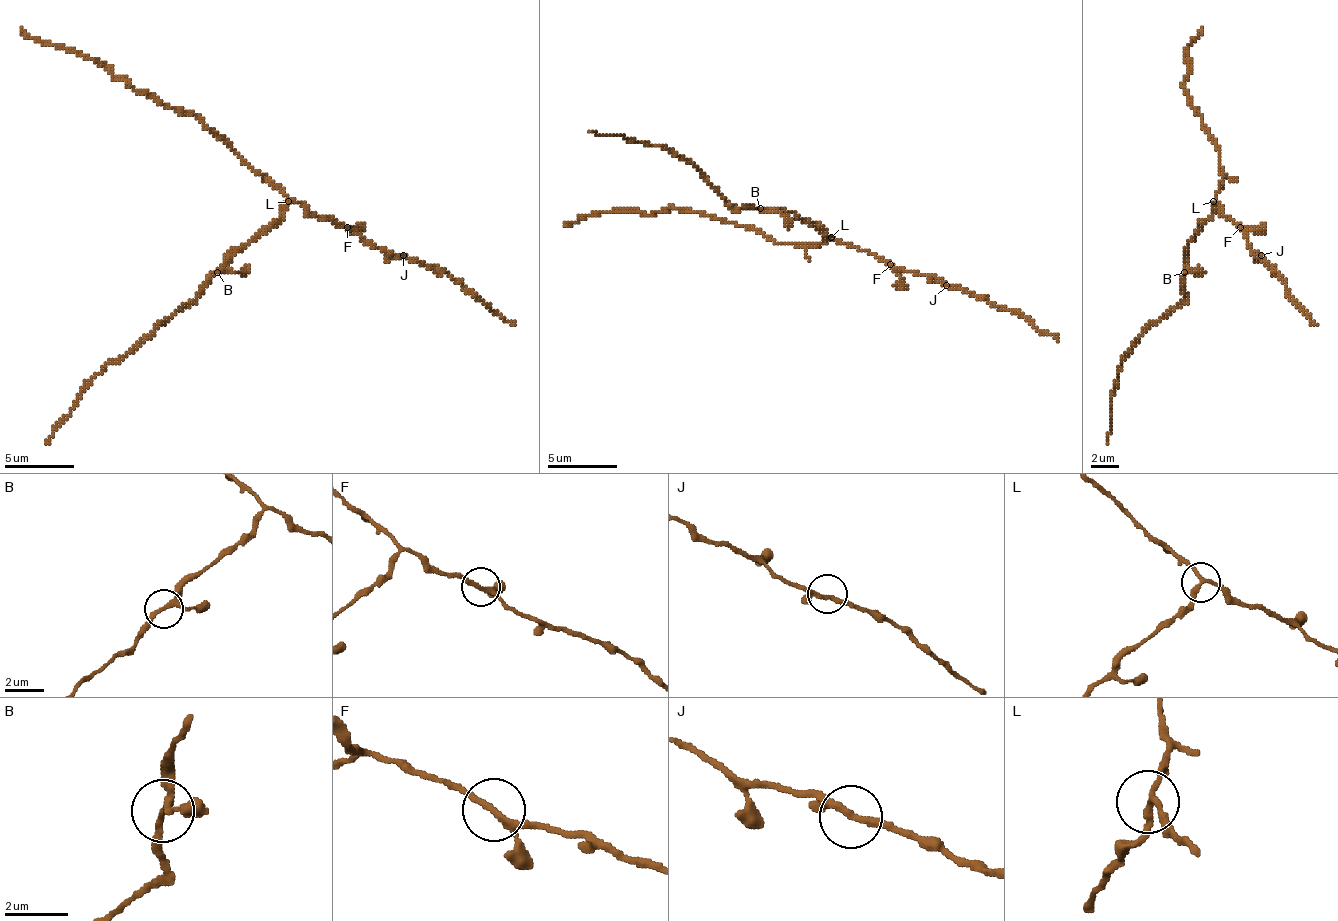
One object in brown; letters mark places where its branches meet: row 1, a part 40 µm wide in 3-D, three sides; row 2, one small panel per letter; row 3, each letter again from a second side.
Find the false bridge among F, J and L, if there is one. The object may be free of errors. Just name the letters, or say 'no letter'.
L

